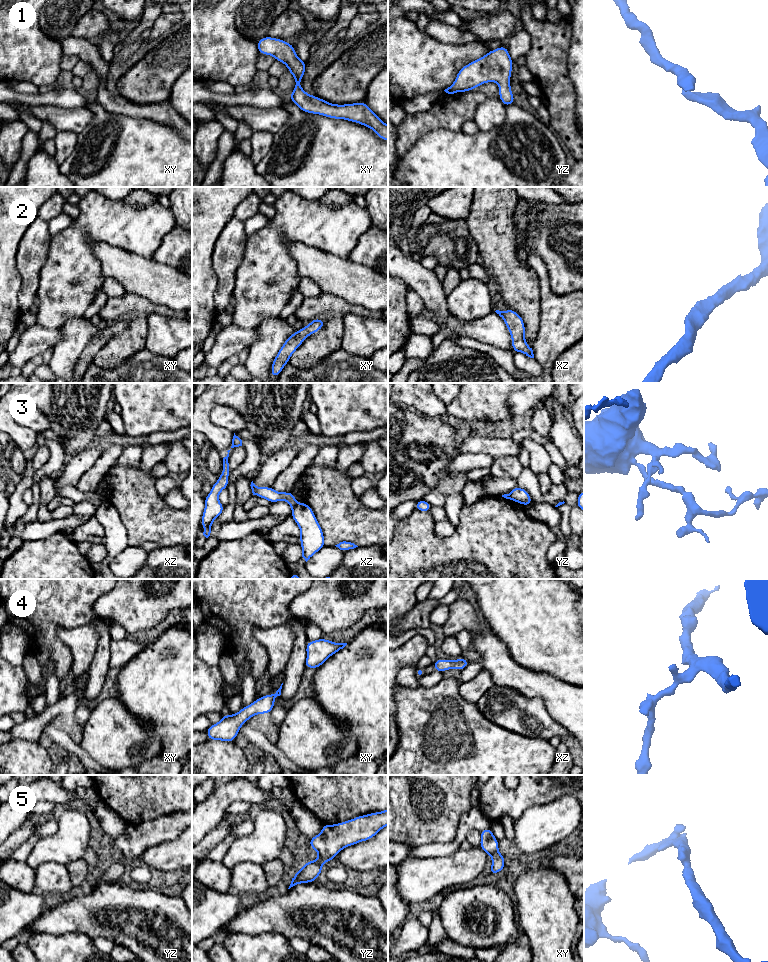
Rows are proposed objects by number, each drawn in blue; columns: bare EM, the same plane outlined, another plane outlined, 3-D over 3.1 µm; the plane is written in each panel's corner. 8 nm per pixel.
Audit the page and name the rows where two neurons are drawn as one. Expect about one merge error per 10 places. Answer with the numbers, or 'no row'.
3

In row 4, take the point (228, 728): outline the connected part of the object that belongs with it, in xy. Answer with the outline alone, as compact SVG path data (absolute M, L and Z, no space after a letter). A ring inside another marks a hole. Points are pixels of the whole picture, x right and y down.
M281 684L280 688L276 691L275 694L267 694L263 697L256 699L253 703L248 706L242 707L242 709L232 715L223 715L220 722L216 724L211 724L210 727L207 729L206 733L208 736L208 740L220 740L225 742L233 742L236 736L239 734L240 727L247 722L248 719L252 718L254 715L257 714L267 714L271 713L275 704L275 698L281 695Z

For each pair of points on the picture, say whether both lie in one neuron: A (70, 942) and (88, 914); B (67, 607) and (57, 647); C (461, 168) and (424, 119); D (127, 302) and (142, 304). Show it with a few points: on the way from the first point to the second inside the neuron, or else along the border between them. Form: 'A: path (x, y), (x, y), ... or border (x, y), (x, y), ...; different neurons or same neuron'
A: border (53, 934), (83, 933), (92, 939); different neurons
B: path (57, 617), (53, 621), (53, 637); same neuron
C: border (457, 131), (434, 129), (422, 135), (413, 144); different neurons
D: path (131, 303), (138, 304); same neuron

